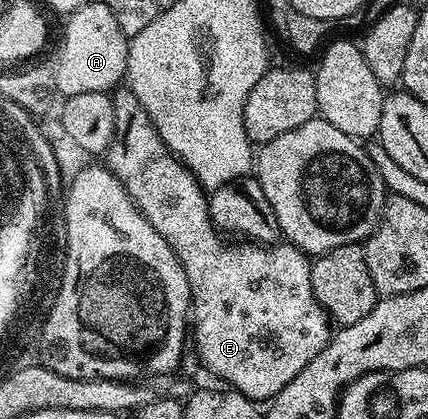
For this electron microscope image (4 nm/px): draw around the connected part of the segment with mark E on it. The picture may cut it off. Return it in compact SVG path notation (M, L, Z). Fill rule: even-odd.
M118 89L113 92L112 98L114 112L116 113L116 129L114 130L114 140L108 152L108 166L113 175L121 181L126 191L129 192L134 203L142 210L142 215L156 229L156 233L160 233L160 237L164 237L164 241L168 241L168 245L182 263L182 268L188 277L192 300L192 339L193 342L194 339L198 342L198 355L202 358L203 365L216 378L223 379L226 382L223 384L227 388L238 391L244 397L255 401L263 401L262 399L266 399L265 401L273 400L274 396L280 393L280 389L284 389L284 385L288 385L288 381L292 381L292 377L296 377L296 373L300 373L300 369L304 369L304 365L308 365L308 361L312 361L312 357L316 357L316 353L320 353L320 349L324 349L324 345L330 343L332 320L320 305L320 301L316 299L316 293L312 293L311 260L306 252L300 250L289 241L279 241L273 245L263 245L253 241L228 241L227 236L219 231L218 226L212 221L207 192L202 184L198 182L198 178L170 152L168 145L164 145L164 141L148 113L148 109L144 109L144 105L140 105L140 97L136 97L136 93L132 90Z

